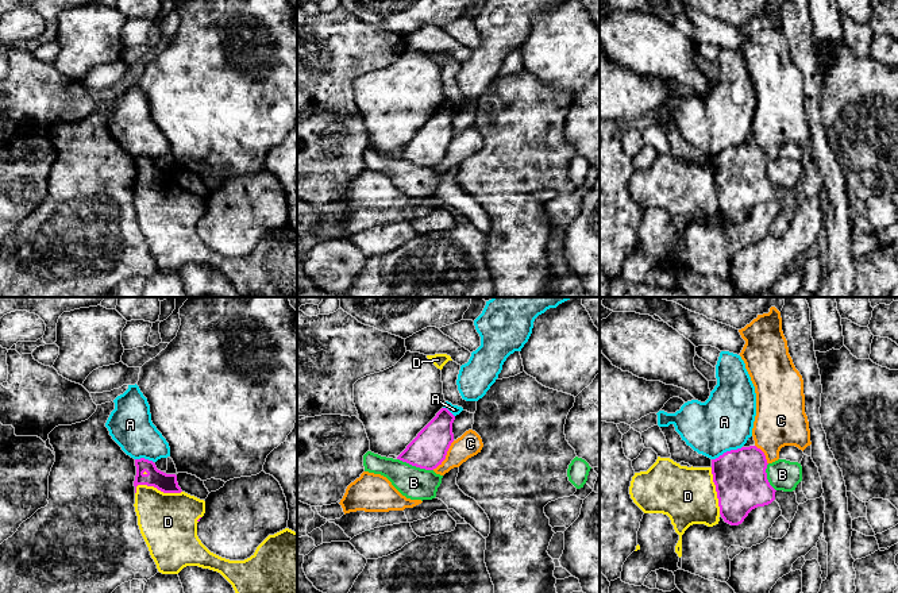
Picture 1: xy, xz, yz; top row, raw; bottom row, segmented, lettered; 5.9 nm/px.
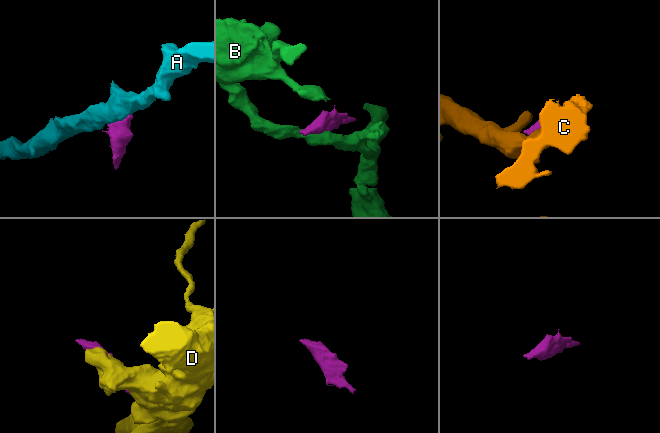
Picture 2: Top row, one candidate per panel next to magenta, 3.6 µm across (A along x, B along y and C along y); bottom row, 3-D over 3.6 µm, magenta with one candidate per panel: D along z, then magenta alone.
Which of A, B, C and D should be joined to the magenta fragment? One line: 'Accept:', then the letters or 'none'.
Accept: D

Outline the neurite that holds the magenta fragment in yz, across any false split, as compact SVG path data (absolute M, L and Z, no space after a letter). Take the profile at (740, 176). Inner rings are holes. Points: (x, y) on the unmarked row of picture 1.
M756 143L727 149L712 157L710 165L681 163L658 154L647 169L635 170L629 192L644 211L670 215L679 232L675 250L681 255L682 232L690 223L713 224L720 213L739 223L752 207L775 197L767 162L764 150Z

